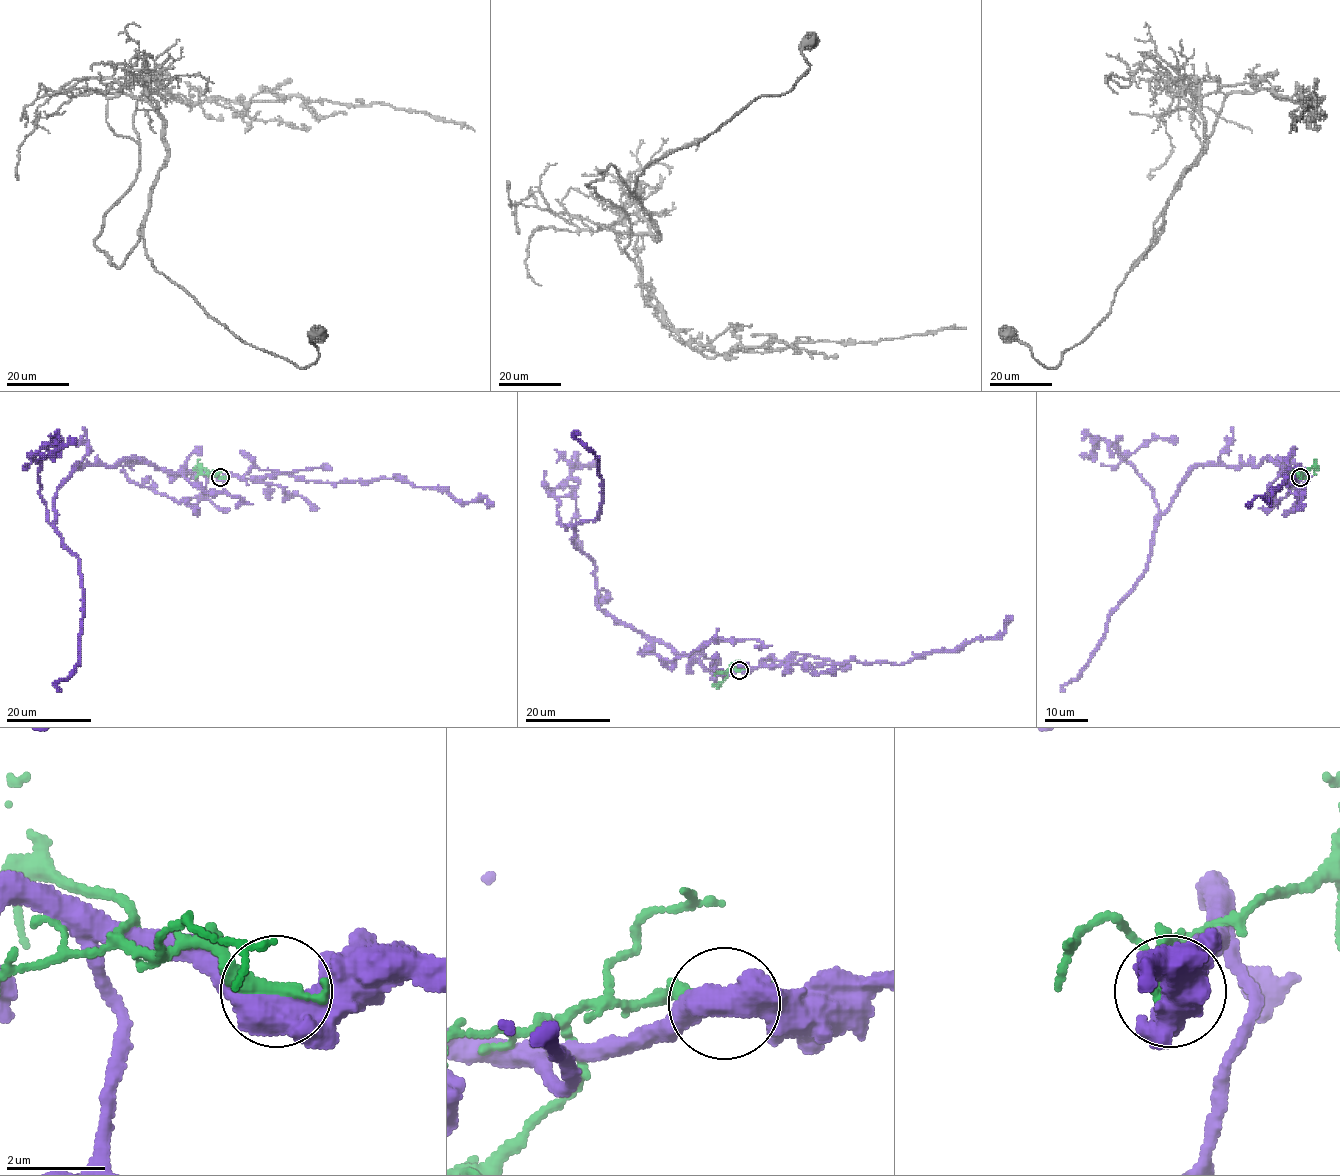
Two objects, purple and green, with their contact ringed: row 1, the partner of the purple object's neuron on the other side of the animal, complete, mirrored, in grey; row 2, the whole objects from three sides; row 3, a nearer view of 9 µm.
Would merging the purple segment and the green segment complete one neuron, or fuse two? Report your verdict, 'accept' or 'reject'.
reject

